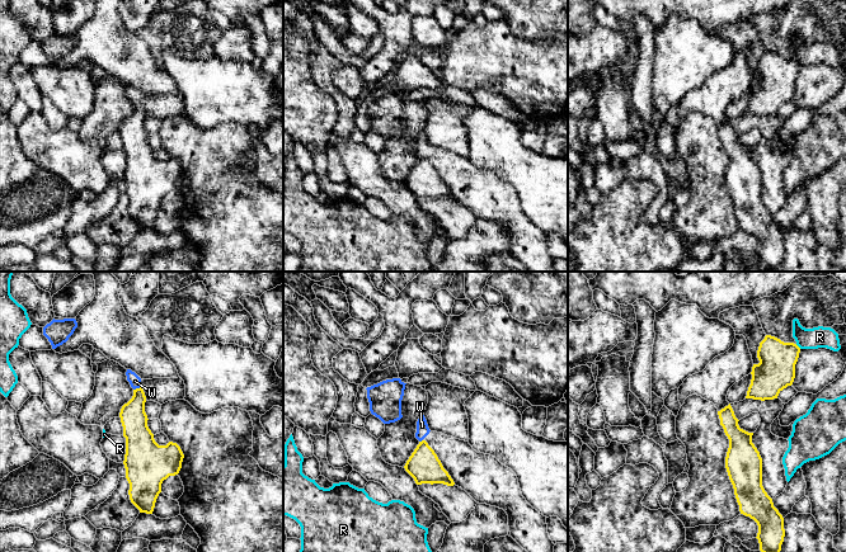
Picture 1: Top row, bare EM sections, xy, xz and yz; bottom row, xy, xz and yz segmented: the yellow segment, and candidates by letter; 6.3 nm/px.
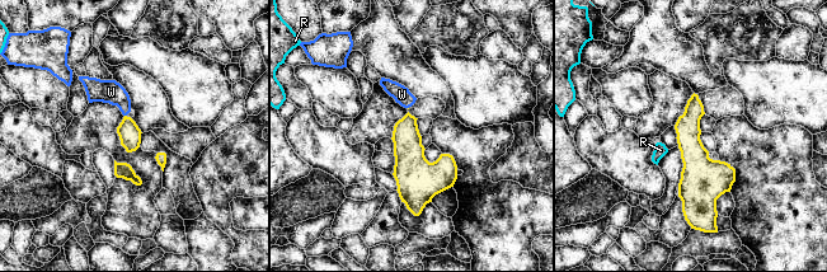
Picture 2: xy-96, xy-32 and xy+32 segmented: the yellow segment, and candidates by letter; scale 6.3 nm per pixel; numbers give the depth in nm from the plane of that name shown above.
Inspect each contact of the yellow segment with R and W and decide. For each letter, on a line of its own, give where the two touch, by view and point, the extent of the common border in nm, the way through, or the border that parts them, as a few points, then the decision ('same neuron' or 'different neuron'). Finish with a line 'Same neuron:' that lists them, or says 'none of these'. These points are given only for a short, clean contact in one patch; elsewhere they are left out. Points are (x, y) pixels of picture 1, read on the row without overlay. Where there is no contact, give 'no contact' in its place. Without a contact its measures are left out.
R: yz (797, 61) | 50 nm | different neuron
W: xy (136, 104) | 50 nm | along xy (140, 102), (134, 105) | different neuron
Same neuron: none of these

